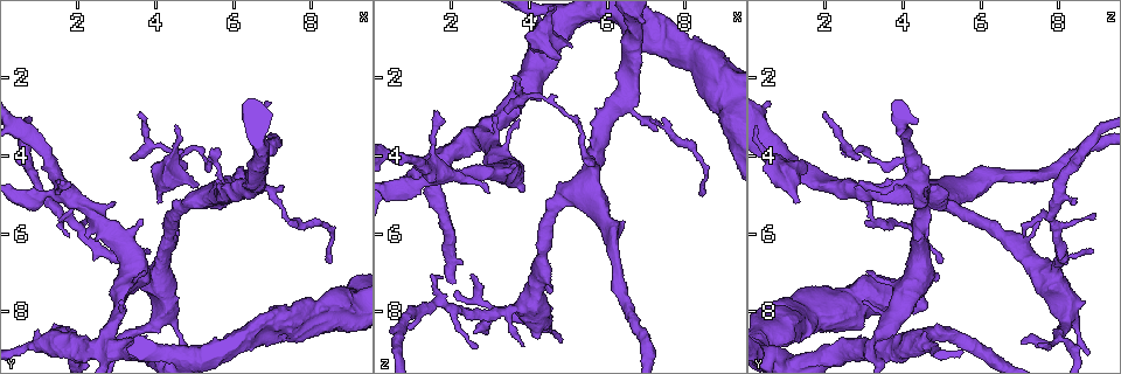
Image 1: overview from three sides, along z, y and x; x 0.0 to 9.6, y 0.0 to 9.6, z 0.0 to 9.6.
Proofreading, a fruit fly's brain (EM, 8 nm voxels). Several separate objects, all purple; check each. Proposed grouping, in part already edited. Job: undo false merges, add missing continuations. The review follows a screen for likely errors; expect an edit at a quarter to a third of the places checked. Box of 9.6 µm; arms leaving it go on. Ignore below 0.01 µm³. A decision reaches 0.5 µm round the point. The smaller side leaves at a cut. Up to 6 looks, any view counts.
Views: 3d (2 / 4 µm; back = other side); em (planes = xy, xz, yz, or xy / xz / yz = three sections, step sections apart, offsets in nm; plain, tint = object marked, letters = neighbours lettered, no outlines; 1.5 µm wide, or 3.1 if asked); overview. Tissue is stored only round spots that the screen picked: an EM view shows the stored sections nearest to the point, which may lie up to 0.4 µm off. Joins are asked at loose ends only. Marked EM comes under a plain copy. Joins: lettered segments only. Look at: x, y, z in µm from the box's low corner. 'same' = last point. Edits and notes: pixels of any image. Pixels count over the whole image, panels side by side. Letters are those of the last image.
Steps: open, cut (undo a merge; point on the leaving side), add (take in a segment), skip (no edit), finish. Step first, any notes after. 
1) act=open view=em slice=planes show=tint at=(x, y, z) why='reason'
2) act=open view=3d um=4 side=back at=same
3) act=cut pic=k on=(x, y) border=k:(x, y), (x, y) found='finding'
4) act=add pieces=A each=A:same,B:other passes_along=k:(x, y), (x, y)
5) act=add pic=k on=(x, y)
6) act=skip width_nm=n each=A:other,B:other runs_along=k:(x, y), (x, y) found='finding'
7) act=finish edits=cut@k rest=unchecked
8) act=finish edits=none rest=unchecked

act=open view=3d um=4 at=(2.10, 8.95, 7.50) why='an open end'

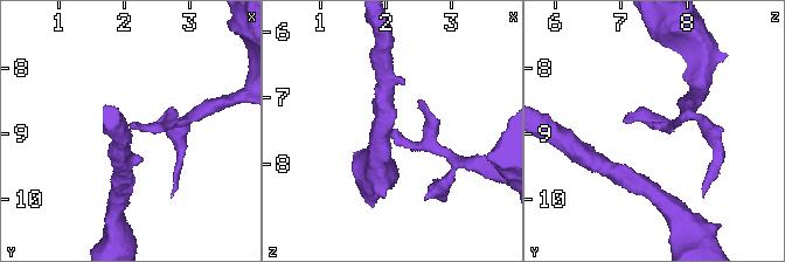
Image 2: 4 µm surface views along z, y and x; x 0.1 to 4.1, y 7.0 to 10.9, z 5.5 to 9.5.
act=open view=em slice=yz step=8 show=letters at=(2.10, 8.90, 7.50) why='now the EM'

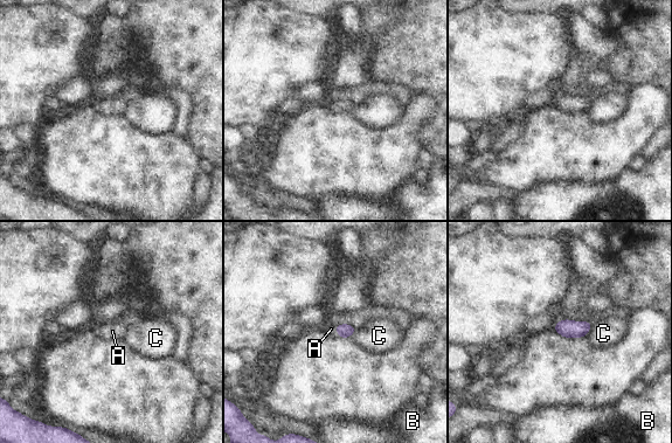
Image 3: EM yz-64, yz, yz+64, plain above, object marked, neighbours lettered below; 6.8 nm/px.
act=open view=em slice=planes show=letters at=same why='another direction'

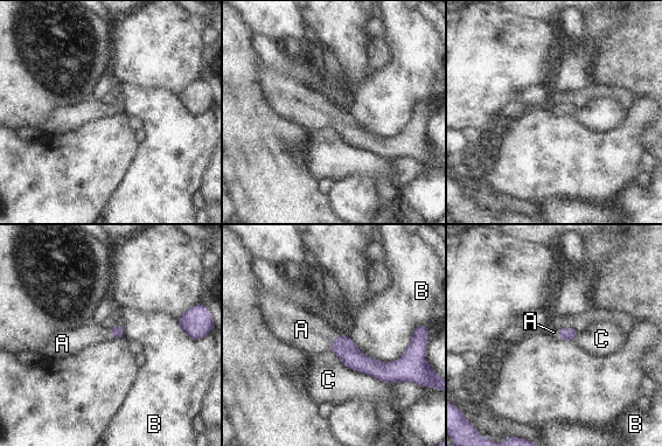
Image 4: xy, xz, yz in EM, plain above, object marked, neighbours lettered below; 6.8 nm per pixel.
act=add pieces=A each=A:same,B:other,C:other found='the neuron continues'

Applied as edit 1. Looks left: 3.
act=open view=3d um=4 at=(2.70, 5.50, 8.90) why='an open end'

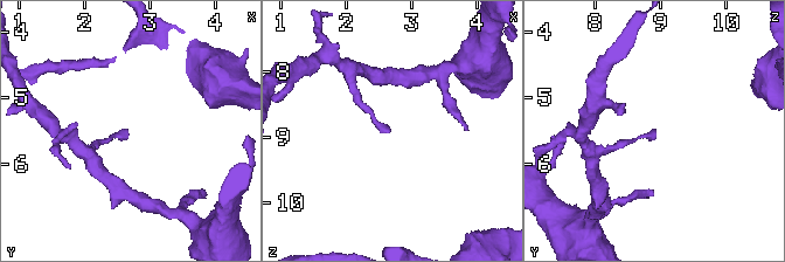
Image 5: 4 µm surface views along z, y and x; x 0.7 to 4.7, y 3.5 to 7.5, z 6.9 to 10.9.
act=open view=em slice=planes show=letters at=(2.65, 5.50, 8.90) why='now the EM'

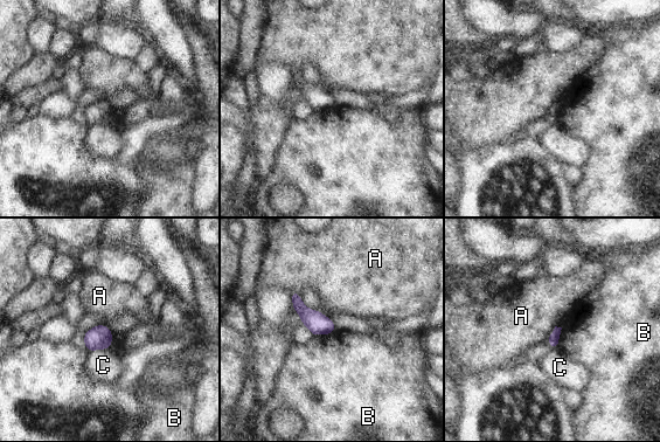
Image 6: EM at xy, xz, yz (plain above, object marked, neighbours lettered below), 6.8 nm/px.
act=skip each=A:other,B:other,C:other border=6:(555, 325), (546, 340) found='no lettered segment goes on from it'

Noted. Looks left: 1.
act=finish edits=add@4 rest=unchecked

